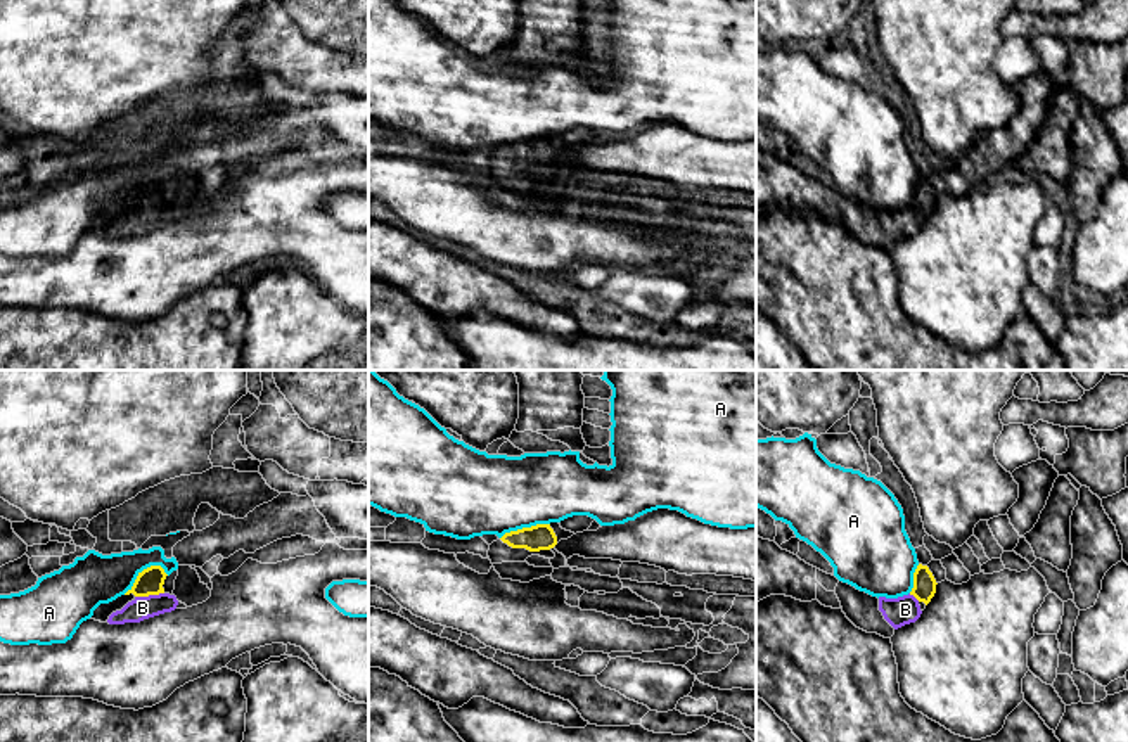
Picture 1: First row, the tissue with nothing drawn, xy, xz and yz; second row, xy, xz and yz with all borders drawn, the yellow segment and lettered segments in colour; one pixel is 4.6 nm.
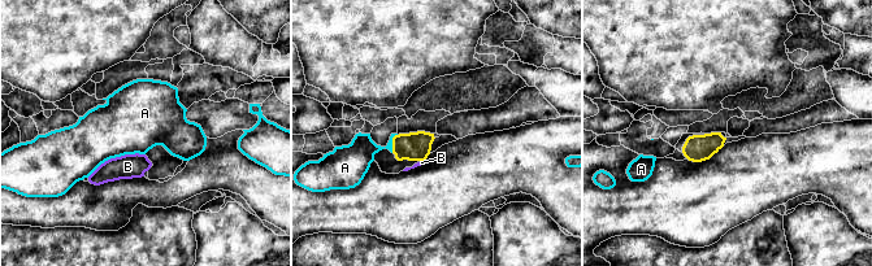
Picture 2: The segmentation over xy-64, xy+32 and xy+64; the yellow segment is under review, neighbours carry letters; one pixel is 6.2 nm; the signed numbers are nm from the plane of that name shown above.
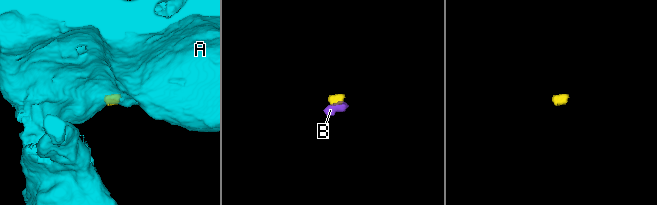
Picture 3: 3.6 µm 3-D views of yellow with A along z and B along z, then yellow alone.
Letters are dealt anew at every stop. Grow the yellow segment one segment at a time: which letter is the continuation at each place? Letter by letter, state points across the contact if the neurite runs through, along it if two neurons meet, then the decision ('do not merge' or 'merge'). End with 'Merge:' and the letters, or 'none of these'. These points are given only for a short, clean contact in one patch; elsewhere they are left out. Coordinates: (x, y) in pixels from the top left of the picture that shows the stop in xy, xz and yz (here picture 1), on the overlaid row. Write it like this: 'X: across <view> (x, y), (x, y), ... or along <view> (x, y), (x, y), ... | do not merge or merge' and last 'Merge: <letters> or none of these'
A: along xy (168, 575), (160, 566), (147, 566), (123, 594) | do not merge
B: across xy (149, 582), (149, 594), (142, 607) | merge
Merge: B

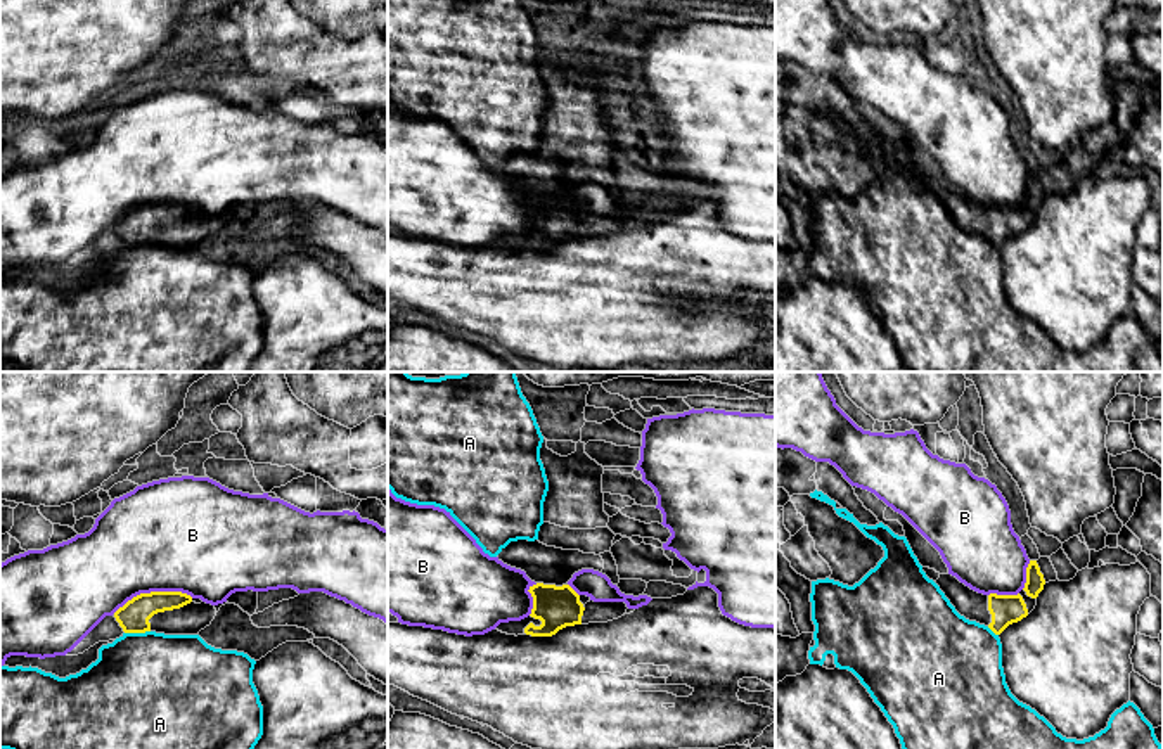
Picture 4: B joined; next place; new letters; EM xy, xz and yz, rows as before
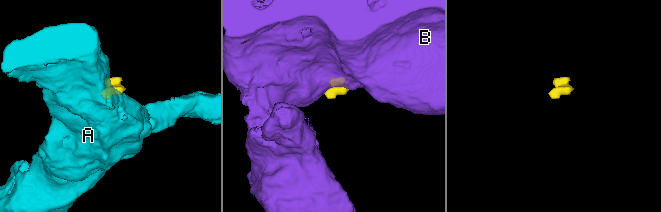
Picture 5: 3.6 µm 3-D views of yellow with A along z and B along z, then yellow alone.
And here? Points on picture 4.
A: along xy (149, 630), (125, 633) | do not merge
B: along xy (192, 597), (182, 592), (141, 592), (113, 613) | do not merge
Merge: none of these

